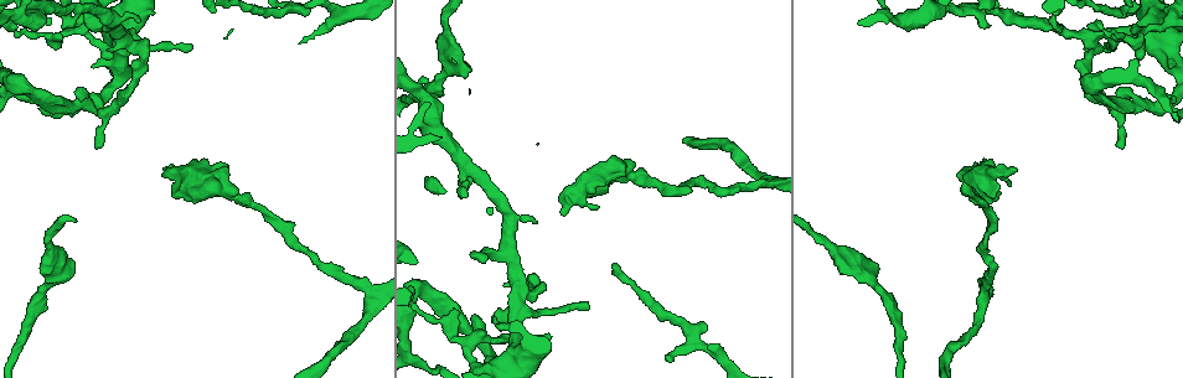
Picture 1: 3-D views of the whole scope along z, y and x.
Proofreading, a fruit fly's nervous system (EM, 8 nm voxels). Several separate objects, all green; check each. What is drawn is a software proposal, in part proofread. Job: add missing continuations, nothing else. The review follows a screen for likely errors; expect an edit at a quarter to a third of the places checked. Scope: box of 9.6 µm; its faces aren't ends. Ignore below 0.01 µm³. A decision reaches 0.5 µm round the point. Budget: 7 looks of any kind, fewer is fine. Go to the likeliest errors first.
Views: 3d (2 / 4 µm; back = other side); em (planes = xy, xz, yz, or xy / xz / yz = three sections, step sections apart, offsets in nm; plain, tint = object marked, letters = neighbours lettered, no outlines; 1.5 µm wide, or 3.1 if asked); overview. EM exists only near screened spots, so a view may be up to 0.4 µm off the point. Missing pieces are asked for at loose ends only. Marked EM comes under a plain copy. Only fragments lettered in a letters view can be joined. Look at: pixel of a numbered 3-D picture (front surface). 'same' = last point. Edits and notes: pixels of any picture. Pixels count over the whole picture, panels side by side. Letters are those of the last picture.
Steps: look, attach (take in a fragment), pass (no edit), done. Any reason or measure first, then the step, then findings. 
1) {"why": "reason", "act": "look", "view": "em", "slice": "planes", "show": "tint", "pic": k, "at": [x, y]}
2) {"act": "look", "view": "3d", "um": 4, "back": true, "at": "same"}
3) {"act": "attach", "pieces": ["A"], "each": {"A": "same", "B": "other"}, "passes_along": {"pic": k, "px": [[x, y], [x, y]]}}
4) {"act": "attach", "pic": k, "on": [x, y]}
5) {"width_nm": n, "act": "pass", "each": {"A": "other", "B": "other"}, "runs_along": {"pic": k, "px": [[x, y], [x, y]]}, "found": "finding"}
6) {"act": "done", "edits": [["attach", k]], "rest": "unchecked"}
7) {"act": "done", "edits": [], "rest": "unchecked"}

{"why": "an open end", "act": "look", "view": "3d", "um": 4, "pic": 1, "at": [137, 22]}

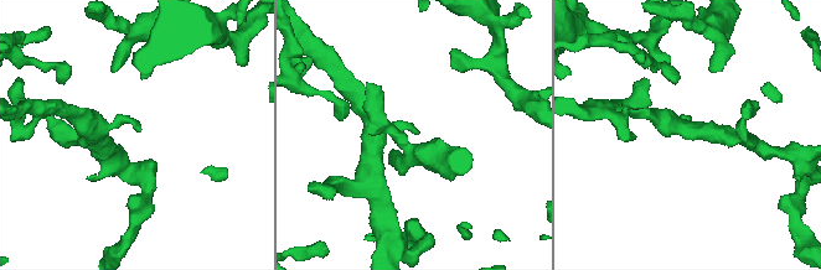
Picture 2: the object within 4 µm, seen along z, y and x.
{"why": "need the tissue", "act": "look", "view": "em", "slice": "xy", "step": 4, "show": "letters", "pic": 2, "at": [418, 131]}

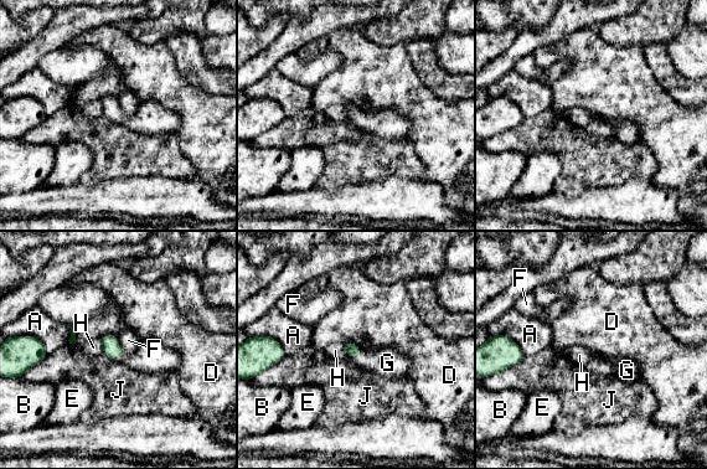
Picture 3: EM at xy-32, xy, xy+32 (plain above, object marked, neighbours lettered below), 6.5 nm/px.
{"act": "look", "view": "em", "slice": "planes", "show": "letters", "at": "same"}

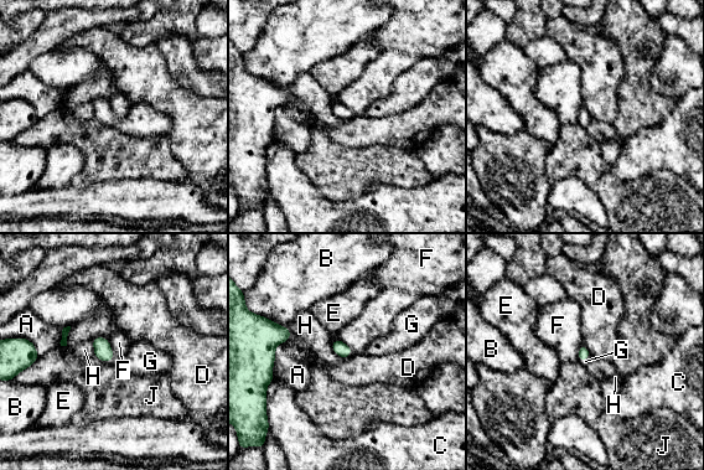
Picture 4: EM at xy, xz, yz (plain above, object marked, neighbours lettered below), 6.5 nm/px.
{"act": "attach", "pic": 4, "on": [143, 359], "each": {"A": "other", "B": "other", "C": "other", "D": "other", "E": "other", "F": "other", "G": "same", "H": "other", "J": "other"}, "passes_along": {"pic": 4, "px": [[103, 351], [110, 359], [143, 359]]}, "found": "it goes on there"}

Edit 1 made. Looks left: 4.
{"why": "free end", "act": "look", "view": "3d", "um": 4, "pic": 1, "at": [996, 190]}

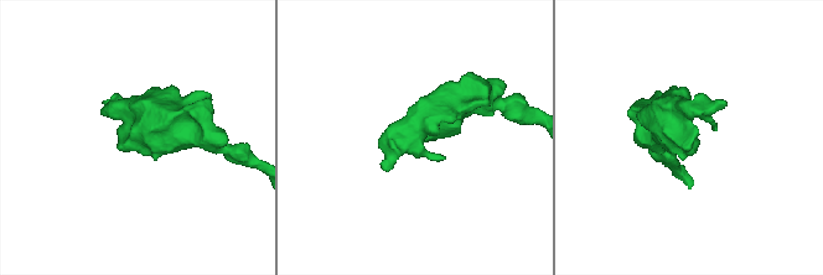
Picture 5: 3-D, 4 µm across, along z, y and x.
{"why": "now the EM", "act": "look", "view": "em", "slice": "yz", "step": 8, "show": "tint", "pic": 5, "at": [694, 136]}

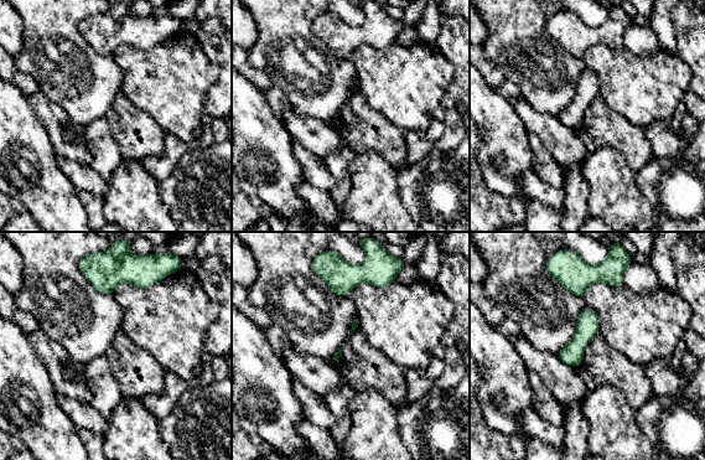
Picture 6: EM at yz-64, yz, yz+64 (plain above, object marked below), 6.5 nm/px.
{"act": "look", "view": "em", "slice": "planes", "show": "letters", "at": "same"}

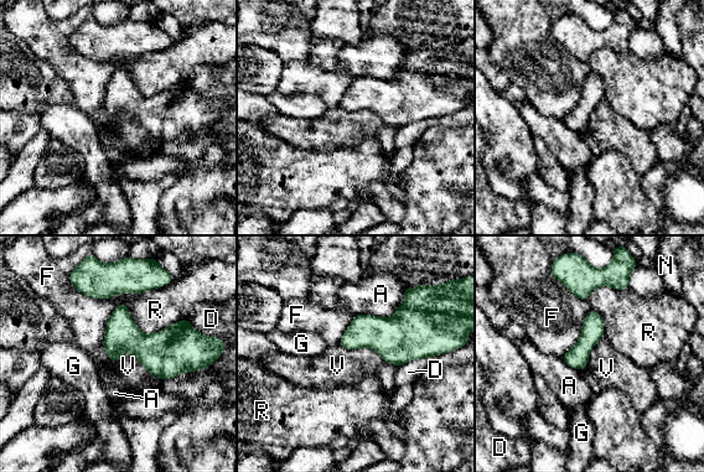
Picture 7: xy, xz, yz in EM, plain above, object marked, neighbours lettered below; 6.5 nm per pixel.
{"act": "pass", "each": {"A": "other", "D": "other", "F": "other", "G": "other", "N": "other", "R": "other", "V": "other"}, "border": {"pic": 7, "px": [[103, 346], [162, 379]]}, "found": "no lettered fragment goes on from it"}

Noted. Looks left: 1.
{"act": "done", "edits": [["attach", 4]], "rest": "unchecked"}

